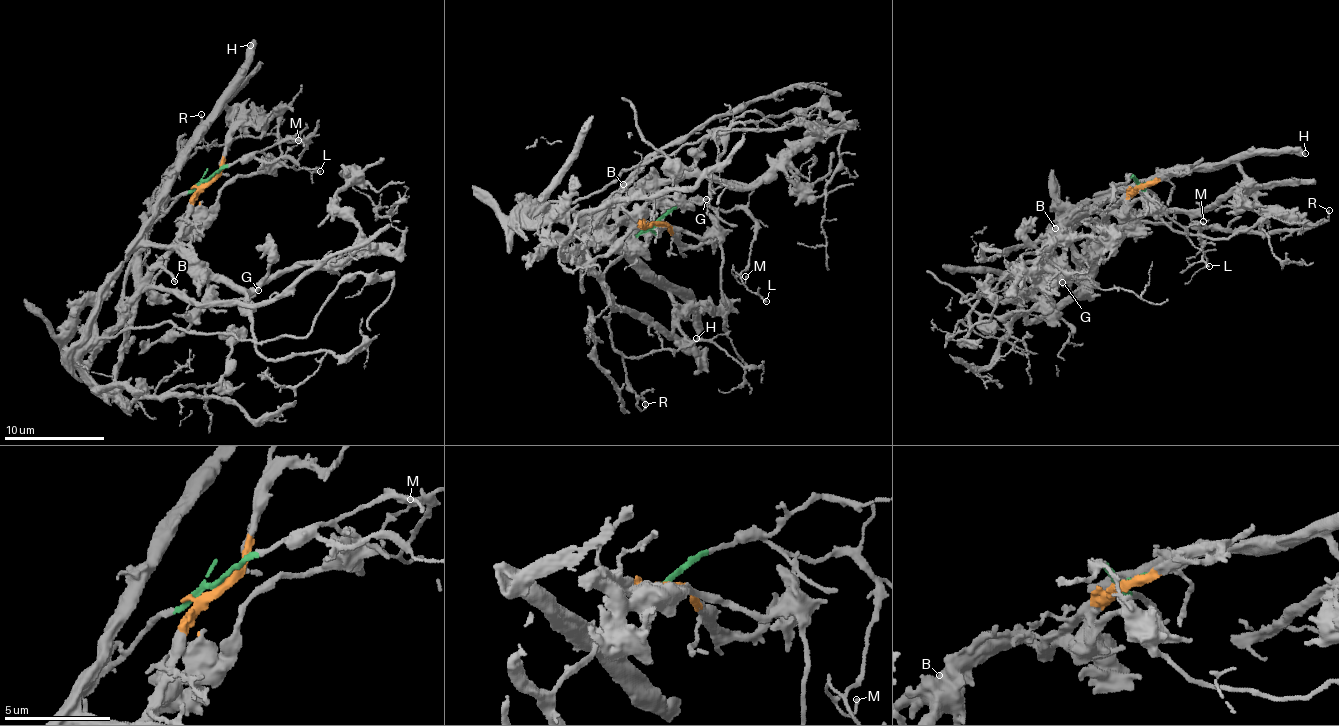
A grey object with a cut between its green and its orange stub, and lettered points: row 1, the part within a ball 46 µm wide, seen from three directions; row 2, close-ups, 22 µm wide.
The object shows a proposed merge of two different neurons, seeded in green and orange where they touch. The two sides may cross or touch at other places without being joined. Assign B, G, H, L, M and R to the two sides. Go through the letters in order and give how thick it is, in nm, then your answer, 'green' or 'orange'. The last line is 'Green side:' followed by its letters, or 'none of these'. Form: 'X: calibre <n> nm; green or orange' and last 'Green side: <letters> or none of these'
B: calibre 220 nm; orange
G: calibre 150 nm; orange
H: calibre 460 nm; orange
L: calibre 120 nm; green
M: calibre 120 nm; green
R: calibre 140 nm; green
Green side: L, M, R

